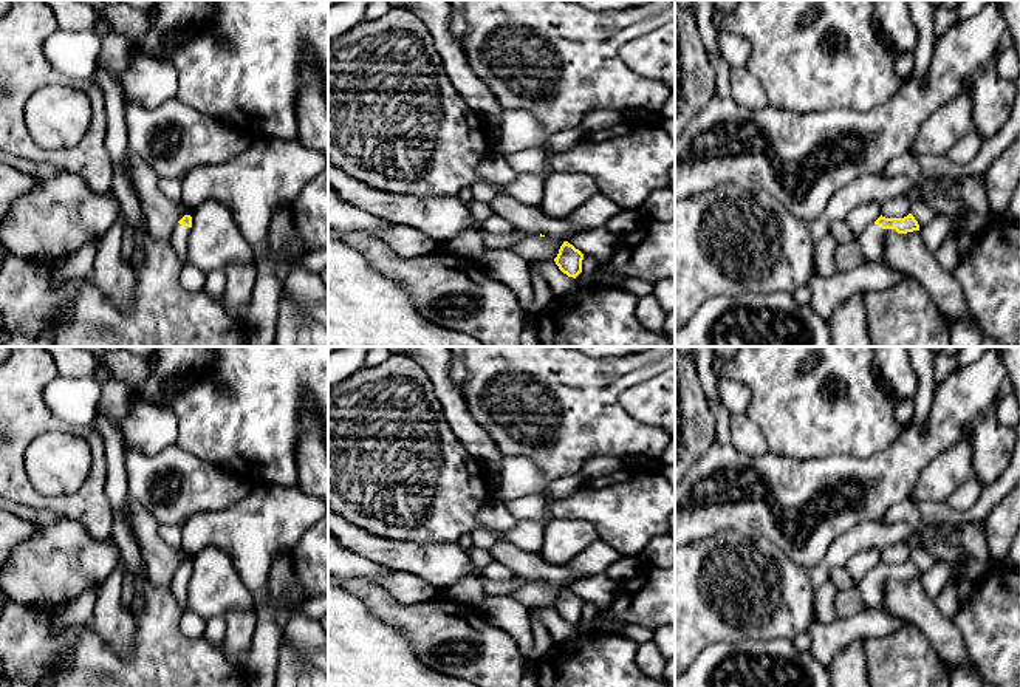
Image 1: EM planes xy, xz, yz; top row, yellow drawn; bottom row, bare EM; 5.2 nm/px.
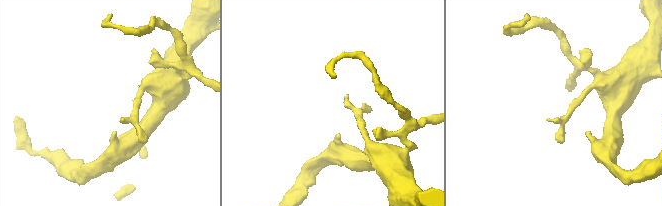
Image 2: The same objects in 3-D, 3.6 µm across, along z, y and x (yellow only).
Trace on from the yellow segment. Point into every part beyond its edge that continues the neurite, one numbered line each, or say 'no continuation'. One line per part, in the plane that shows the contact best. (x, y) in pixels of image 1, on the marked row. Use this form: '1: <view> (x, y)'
1: yz (872, 239)

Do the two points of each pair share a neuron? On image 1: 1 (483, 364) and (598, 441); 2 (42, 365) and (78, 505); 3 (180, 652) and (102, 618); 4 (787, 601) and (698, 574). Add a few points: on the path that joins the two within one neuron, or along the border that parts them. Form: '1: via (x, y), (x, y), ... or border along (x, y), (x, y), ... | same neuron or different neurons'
1: via (514, 369), (533, 370), (575, 410) | same neuron
2: via (17, 409), (16, 480), (34, 499) | same neuron
3: border along (129, 608), (133, 616), (133, 650), (123, 658) | different neurons
4: via (765, 596), (749, 588), (720, 588) | same neuron

